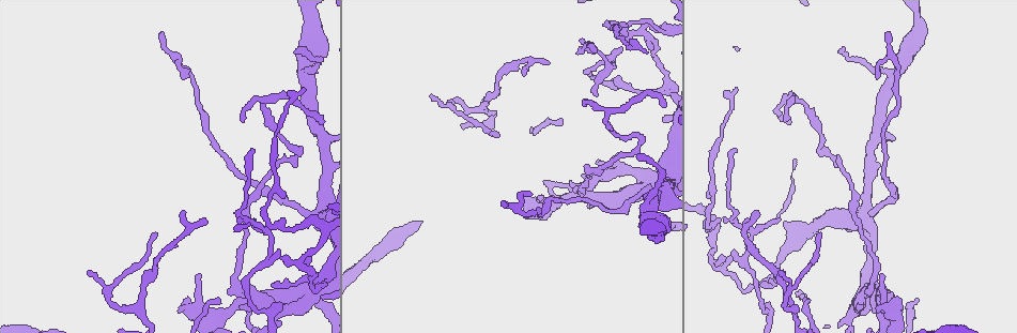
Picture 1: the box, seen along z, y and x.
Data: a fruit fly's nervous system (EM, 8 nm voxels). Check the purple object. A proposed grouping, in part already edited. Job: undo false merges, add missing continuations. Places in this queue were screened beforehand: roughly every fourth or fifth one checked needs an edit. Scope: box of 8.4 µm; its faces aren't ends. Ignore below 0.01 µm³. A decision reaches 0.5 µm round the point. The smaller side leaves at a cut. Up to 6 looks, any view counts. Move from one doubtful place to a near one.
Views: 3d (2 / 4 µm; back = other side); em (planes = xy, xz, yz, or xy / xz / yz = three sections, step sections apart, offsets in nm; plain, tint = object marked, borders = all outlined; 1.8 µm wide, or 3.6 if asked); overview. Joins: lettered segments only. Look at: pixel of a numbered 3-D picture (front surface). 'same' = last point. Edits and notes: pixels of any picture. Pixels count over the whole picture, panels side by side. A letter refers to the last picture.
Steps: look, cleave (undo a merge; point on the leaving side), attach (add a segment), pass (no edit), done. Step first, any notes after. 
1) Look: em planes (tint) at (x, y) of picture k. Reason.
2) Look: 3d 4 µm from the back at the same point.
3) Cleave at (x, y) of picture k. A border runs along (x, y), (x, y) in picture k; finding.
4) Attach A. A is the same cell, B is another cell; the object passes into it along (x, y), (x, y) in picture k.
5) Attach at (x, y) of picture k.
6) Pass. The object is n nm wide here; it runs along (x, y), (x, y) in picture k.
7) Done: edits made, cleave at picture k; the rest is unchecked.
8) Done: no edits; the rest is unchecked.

Look: 3d 2 µm at (737, 213) of picture 1. Abrupt turn.

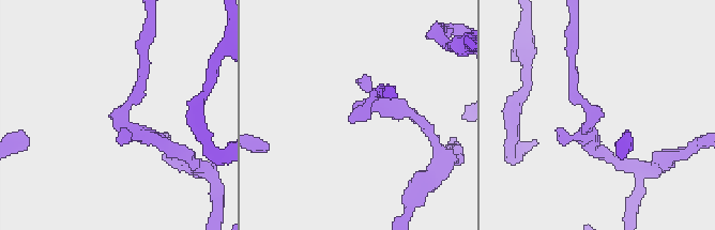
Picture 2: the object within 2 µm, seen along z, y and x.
Look: em xz step 8 (tint) at (359, 111) of picture 2. Need the tissue.

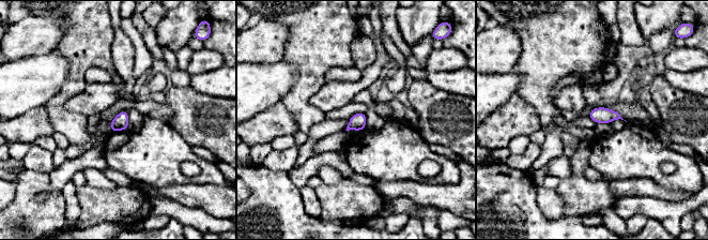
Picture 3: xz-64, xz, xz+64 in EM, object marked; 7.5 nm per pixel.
Look: em planes (borders) at the same point.

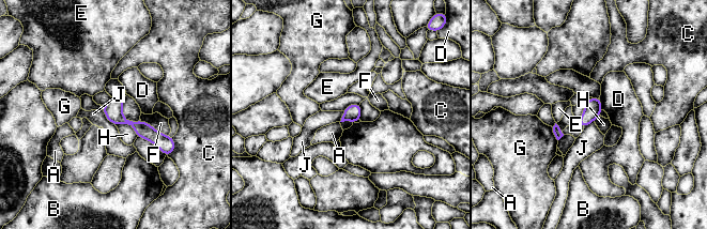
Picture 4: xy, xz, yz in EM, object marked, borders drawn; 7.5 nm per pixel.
Pass. A, B, C, D, E, F, G, H and J are other cells; it runs along (105, 107), (166, 144) in picture 4; one neuron here.

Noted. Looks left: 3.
Look: 3d 2 µm at (880, 316) of picture 1. Arms run side by side.

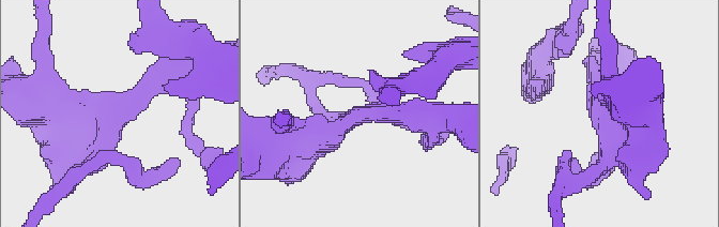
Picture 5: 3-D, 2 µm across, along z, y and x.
Look: em yz step 8 (tint) at (602, 112) of picture 5. Shape alone is not enough.

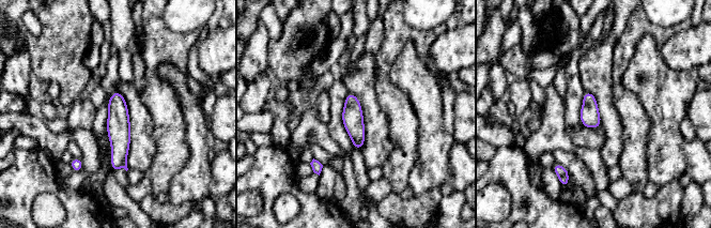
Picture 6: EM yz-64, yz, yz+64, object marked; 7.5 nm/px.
Look: em planes (borders) at the same point. Another direction.

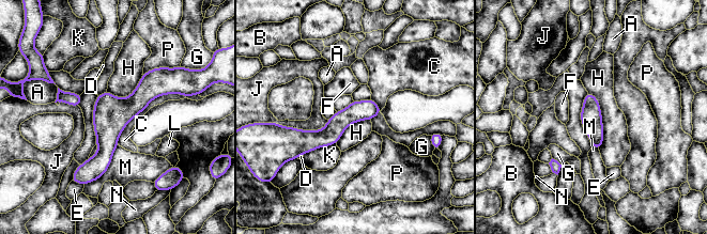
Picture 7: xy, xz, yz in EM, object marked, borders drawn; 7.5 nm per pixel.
Pass. A, B, C, D, E, F, G, H, J, K, L, M, N and P are other cells; it runs along (159, 69), (107, 129), (93, 175) in picture 7; continuous, no second neuron.

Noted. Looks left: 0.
Done: no edits; the rest is unchecked.

